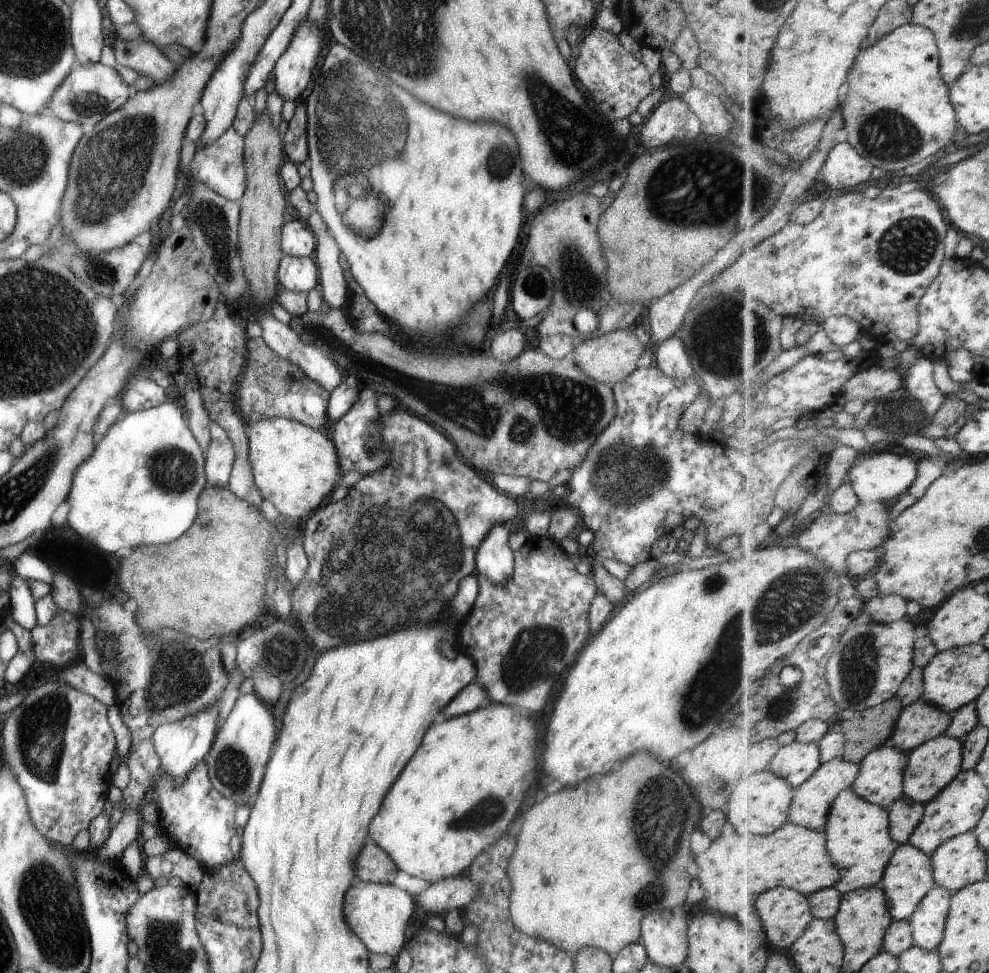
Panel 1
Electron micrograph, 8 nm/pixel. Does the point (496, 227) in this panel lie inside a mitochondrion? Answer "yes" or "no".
no

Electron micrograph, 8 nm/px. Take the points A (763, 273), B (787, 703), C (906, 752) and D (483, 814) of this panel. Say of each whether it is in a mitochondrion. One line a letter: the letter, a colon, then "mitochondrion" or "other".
A: mitochondrion
B: mitochondrion
C: other
D: mitochondrion

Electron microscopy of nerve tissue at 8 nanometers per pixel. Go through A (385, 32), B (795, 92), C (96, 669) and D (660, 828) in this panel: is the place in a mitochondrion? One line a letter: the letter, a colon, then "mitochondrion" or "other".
A: mitochondrion
B: other
C: other
D: mitochondrion

